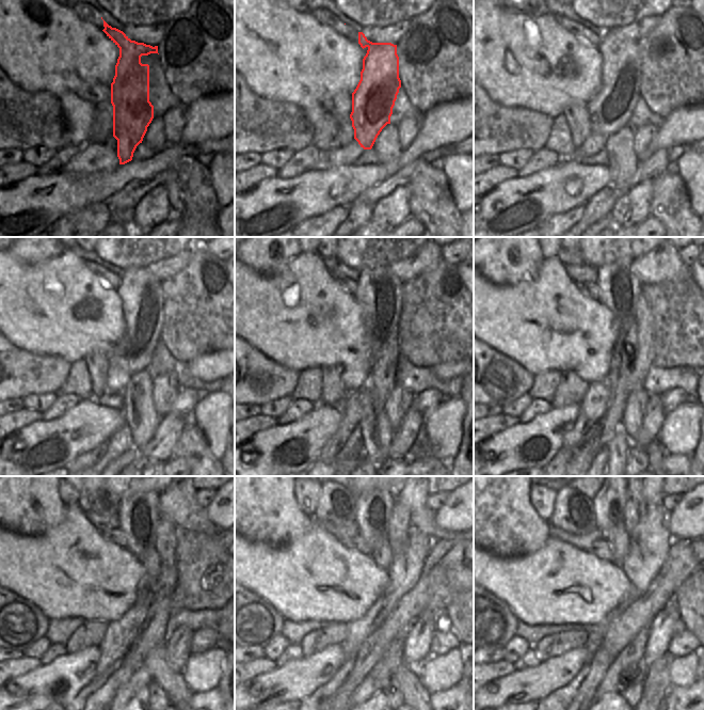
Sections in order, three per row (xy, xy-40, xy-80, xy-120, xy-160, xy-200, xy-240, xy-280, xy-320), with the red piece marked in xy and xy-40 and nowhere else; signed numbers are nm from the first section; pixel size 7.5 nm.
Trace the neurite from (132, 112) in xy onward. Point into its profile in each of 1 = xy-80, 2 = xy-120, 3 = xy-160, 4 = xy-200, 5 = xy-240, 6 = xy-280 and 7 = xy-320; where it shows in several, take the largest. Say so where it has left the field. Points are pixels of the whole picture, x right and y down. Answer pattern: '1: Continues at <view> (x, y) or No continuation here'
1: Continues at xy-80 (610, 110)
2: Continues at xy-120 (143, 306)
3: Continues at xy-160 (382, 304)
4: Continues at xy-200 (624, 288)
5: Continues at xy-240 (141, 536)
6: Continues at xy-280 (378, 530)
7: Continues at xy-320 (617, 517)

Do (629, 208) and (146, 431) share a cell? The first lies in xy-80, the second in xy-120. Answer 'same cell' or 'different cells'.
different cells

